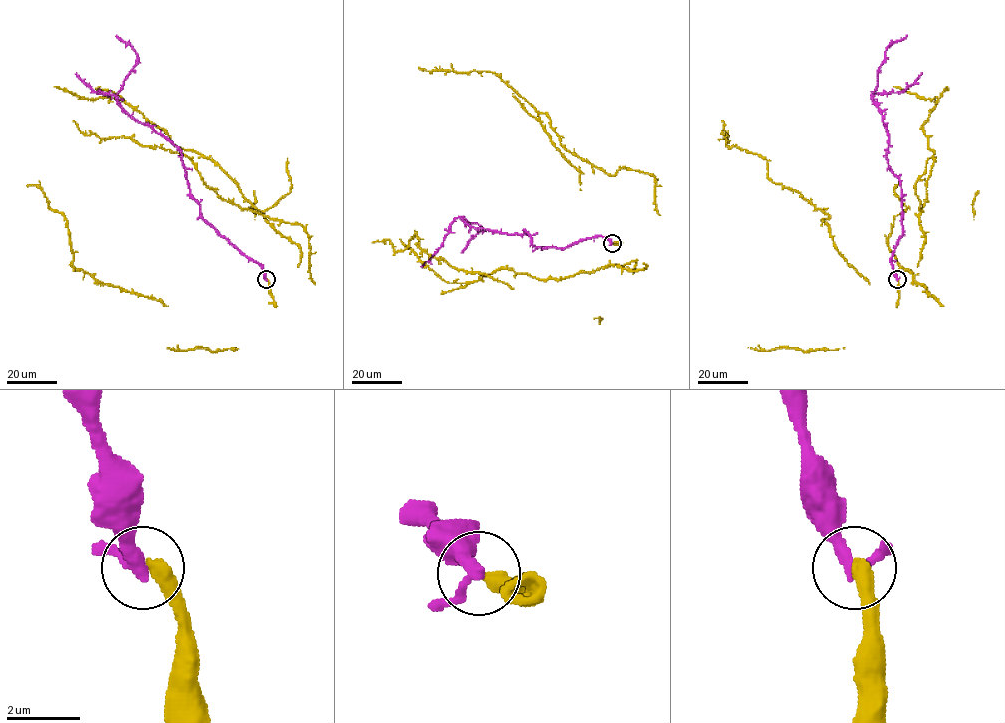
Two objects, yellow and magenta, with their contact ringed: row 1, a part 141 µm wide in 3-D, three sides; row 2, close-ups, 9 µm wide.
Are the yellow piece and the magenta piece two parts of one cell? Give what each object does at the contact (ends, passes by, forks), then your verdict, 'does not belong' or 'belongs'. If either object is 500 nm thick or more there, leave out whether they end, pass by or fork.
yellow ends | magenta passes by | belongs

